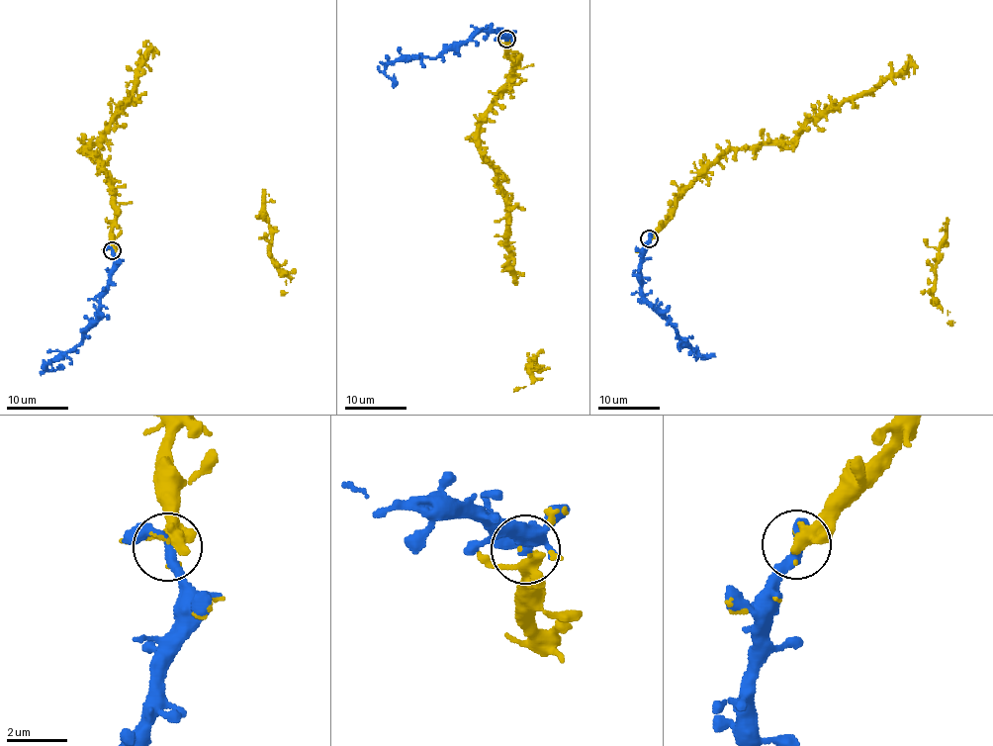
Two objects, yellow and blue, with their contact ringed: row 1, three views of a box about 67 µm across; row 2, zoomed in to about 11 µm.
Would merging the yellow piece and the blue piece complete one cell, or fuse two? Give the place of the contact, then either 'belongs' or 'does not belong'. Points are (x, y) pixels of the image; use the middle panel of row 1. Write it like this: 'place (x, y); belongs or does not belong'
place (506, 39); belongs

